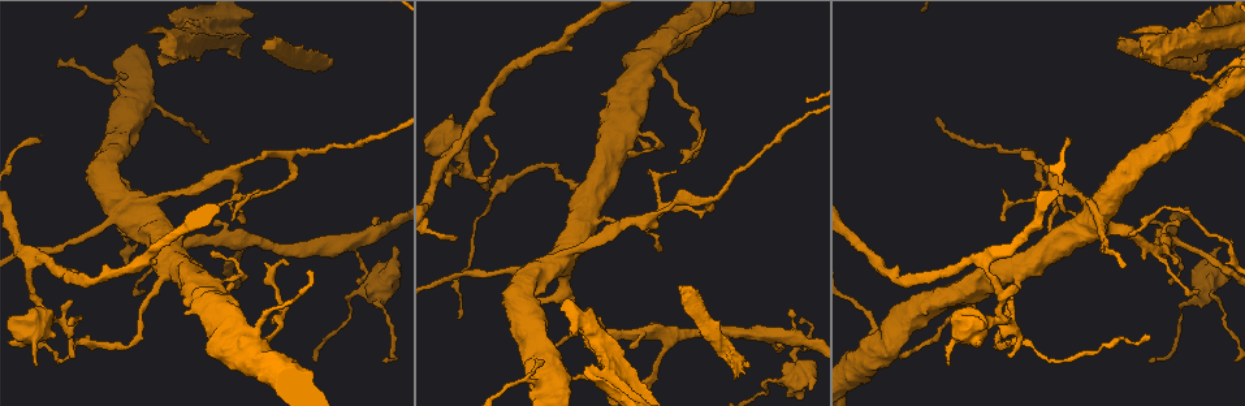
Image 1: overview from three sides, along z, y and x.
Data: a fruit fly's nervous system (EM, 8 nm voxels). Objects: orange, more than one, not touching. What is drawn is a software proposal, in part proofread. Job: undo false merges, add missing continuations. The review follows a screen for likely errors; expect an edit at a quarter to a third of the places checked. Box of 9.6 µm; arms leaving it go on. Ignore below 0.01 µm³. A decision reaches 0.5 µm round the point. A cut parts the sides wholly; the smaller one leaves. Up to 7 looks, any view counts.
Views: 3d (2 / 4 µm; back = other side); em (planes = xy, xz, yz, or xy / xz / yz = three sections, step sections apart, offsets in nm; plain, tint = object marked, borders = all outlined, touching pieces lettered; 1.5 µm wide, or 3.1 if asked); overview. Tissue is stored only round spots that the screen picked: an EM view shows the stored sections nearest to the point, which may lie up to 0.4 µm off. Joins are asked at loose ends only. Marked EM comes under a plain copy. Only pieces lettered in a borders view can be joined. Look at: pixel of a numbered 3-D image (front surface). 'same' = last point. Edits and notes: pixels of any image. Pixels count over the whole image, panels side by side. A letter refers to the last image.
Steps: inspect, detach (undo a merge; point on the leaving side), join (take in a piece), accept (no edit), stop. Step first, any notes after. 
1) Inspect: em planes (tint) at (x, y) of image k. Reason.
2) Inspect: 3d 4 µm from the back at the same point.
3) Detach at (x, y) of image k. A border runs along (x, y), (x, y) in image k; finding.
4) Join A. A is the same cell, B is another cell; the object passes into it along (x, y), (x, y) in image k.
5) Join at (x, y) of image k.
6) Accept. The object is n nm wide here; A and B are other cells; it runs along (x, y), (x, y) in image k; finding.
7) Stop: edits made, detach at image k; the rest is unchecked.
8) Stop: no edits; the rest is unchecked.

Inspect: em planes (borders) at (465, 169) of image 1. Calibre changes.

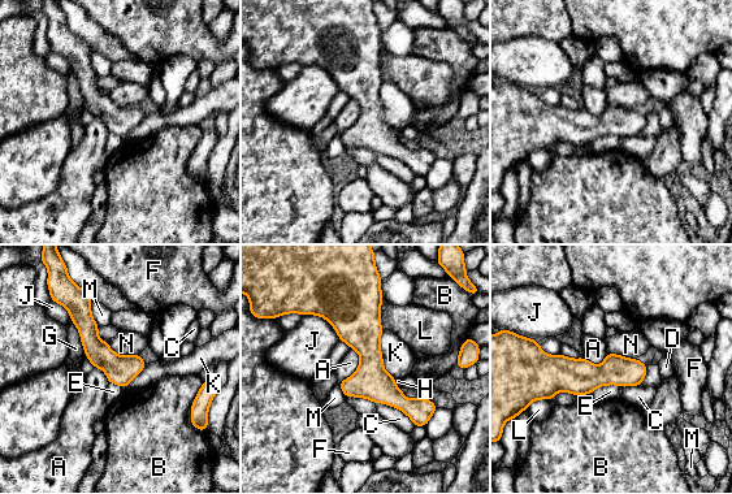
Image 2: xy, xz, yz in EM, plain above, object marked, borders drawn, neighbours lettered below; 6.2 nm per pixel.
Accept. The object is 180 nm wide here; A, B, C, D, E, F, G, H, J, K, L, M and N are other cells; a border runs along (351, 347), (359, 367), (338, 384) in image 2; one neuron here.

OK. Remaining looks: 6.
Inspect: em planes (borders) at (548, 167) of image 1. Abrupt turn.

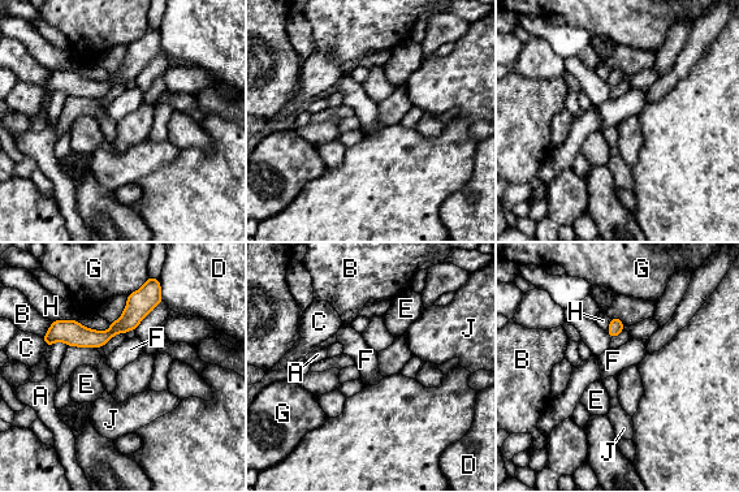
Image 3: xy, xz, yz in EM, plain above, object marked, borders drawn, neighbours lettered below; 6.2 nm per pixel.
Accept. A, B, C, D, E, F, G, H and J are other cells; it runs along (156, 284), (108, 335), (47, 339) in image 3; all the same neuron.

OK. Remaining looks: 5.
Inspect: 3d 2 µm at (1119, 48) of image 1. Thick end.

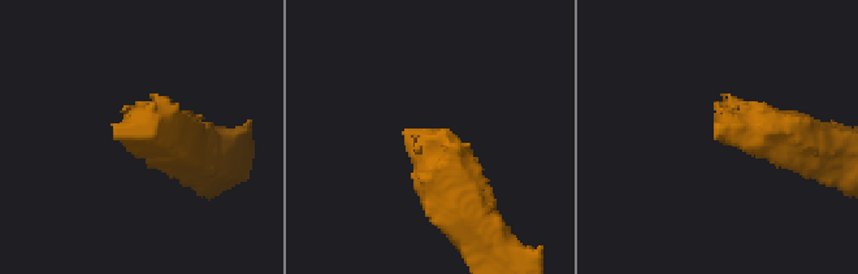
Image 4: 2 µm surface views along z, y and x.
Inspect: em yz step 4 (tint) at (714, 137) of image 4. Shape alone is not enough.

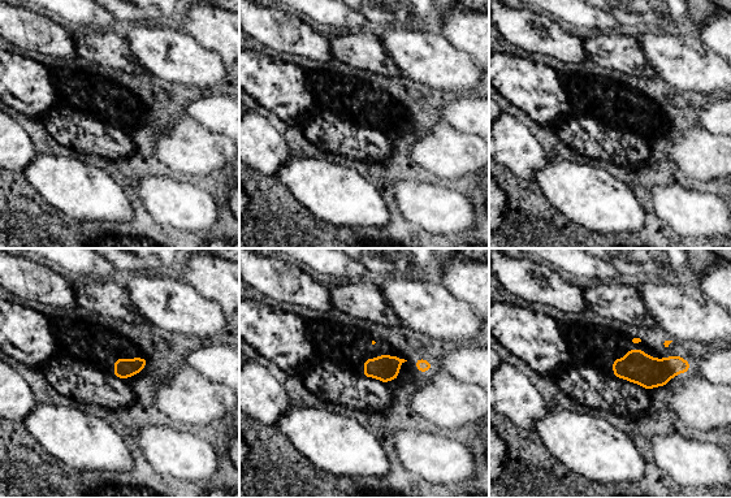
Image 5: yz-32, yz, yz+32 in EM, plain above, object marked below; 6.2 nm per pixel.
Inspect: em planes (borders) at the same point.

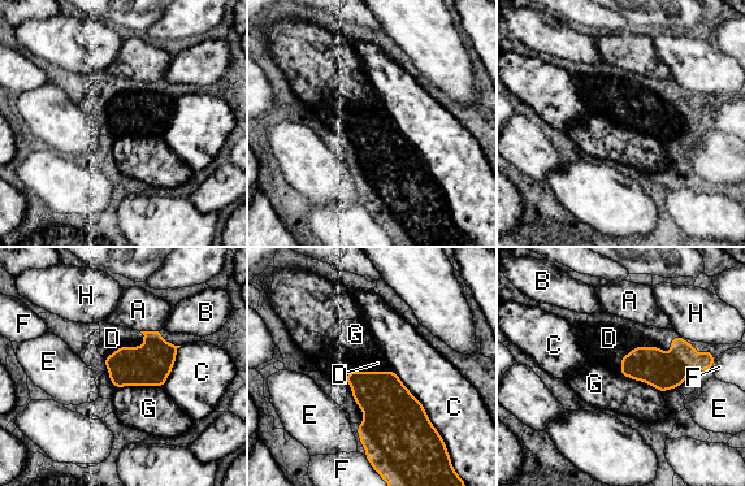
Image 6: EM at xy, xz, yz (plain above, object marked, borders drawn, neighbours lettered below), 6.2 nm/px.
Join D. The object is 220 nm wide here; D is the same cell, A, B, C, E, F, G and H are other cells; it goes on there.

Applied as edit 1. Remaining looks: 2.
Stop: edits made, join at image 6; the rest is unchecked.

